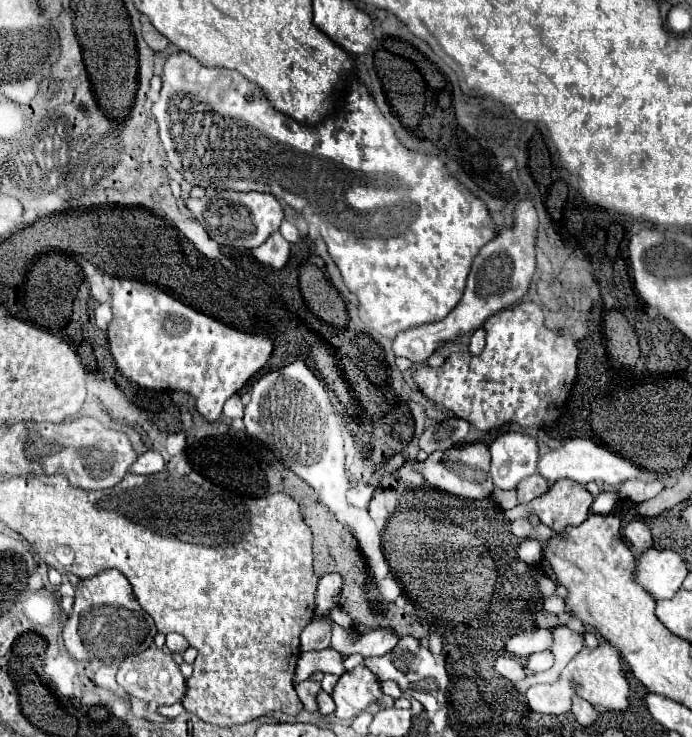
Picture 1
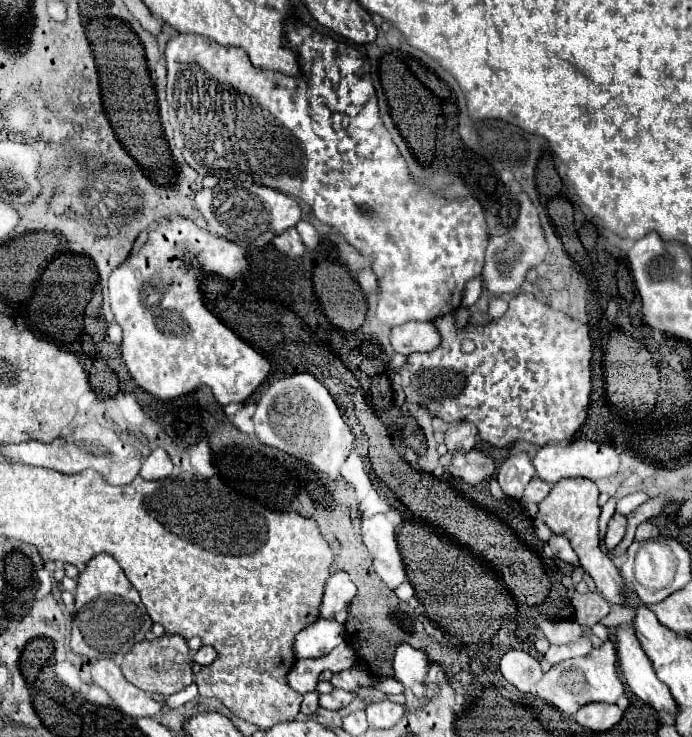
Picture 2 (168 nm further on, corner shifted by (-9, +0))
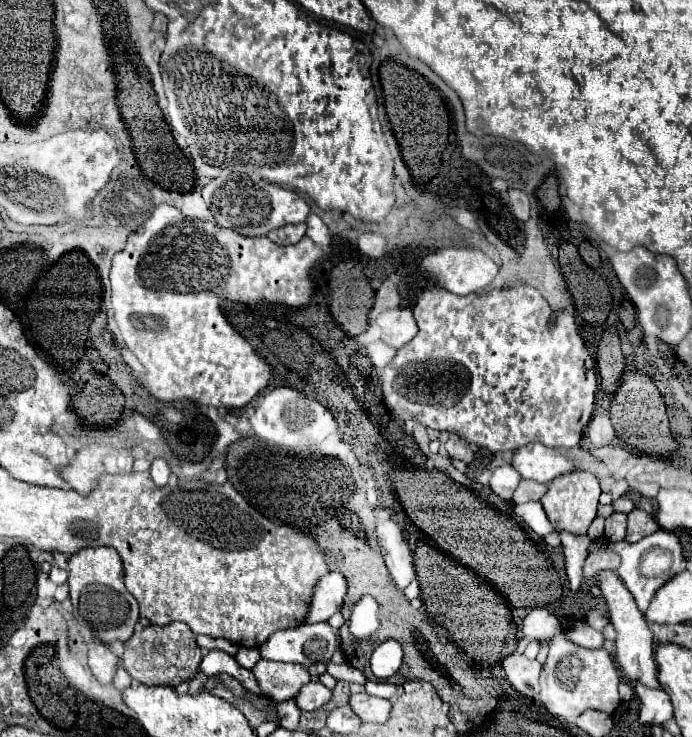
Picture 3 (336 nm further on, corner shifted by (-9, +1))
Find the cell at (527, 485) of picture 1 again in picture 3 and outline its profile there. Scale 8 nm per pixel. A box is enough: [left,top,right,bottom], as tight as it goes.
[514,480,546,502]

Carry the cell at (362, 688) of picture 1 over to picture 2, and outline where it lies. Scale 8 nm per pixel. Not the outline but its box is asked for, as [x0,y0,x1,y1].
[320,689,358,711]

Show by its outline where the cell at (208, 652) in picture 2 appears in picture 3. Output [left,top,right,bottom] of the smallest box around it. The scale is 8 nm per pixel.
[234,647,261,670]

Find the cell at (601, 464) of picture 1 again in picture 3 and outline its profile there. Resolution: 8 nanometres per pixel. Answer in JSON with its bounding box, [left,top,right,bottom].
[510,442,576,484]

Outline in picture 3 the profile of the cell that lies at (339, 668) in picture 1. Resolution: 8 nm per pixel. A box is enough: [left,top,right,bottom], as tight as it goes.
[252,658,310,702]

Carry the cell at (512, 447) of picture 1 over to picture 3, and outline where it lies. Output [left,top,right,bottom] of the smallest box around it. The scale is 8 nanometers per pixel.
[488,464,520,500]

